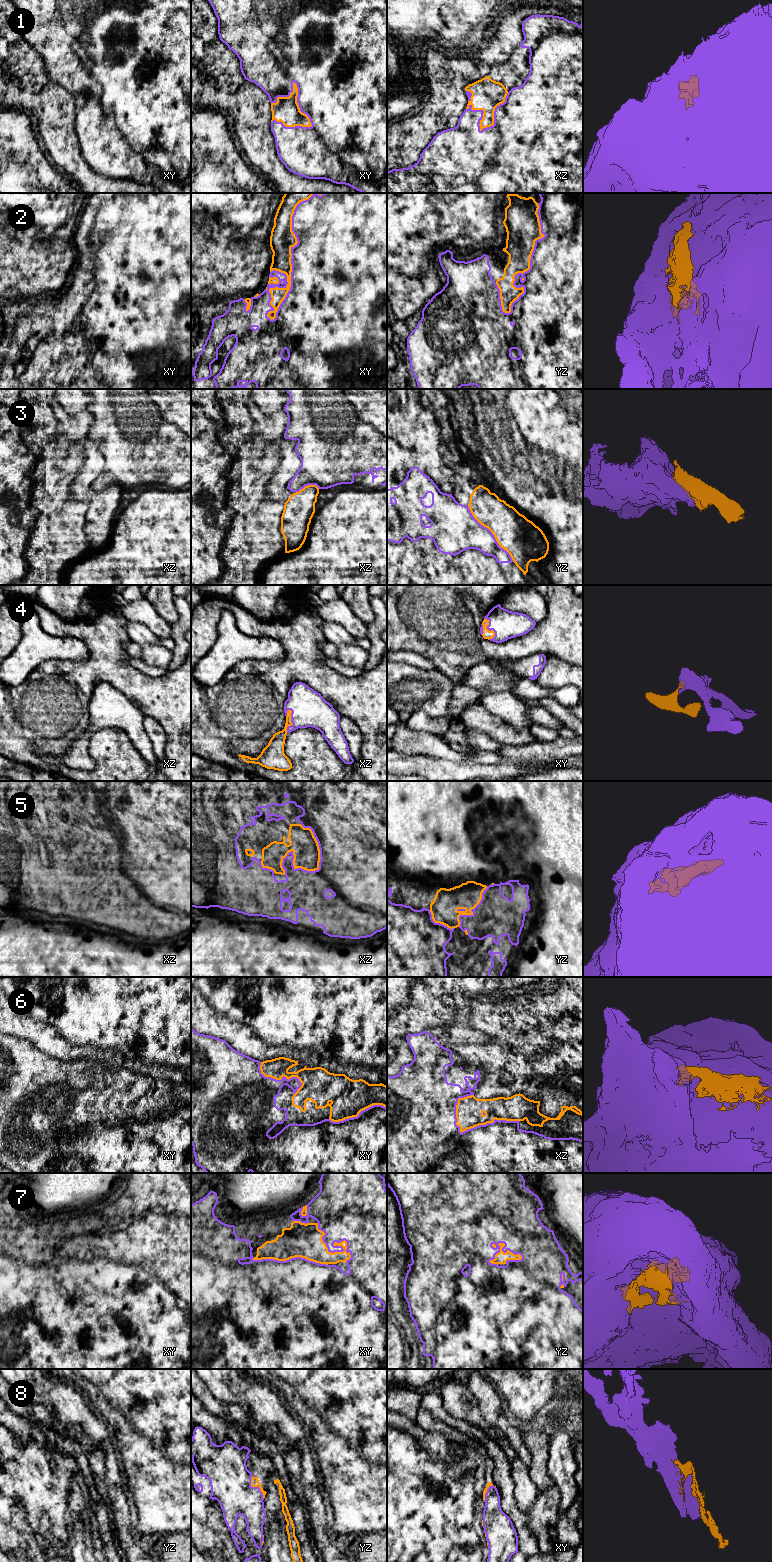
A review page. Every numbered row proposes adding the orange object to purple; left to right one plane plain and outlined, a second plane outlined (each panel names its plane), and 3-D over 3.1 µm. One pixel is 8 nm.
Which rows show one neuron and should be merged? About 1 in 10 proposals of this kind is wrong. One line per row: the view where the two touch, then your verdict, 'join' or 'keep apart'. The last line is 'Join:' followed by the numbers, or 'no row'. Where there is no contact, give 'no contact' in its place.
1: xy | join
2: xy | join
3: yz | keep apart
4: xz | join
5: xz | join
6: xz | join
7: xy | join
8: yz | join
Join: 1, 2, 4, 5, 6, 7, 8

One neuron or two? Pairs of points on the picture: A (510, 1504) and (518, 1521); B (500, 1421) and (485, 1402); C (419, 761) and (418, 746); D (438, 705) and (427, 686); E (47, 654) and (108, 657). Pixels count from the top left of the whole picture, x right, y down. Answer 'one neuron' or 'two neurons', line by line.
A: one neuron
B: one neuron
C: two neurons
D: one neuron
E: two neurons

